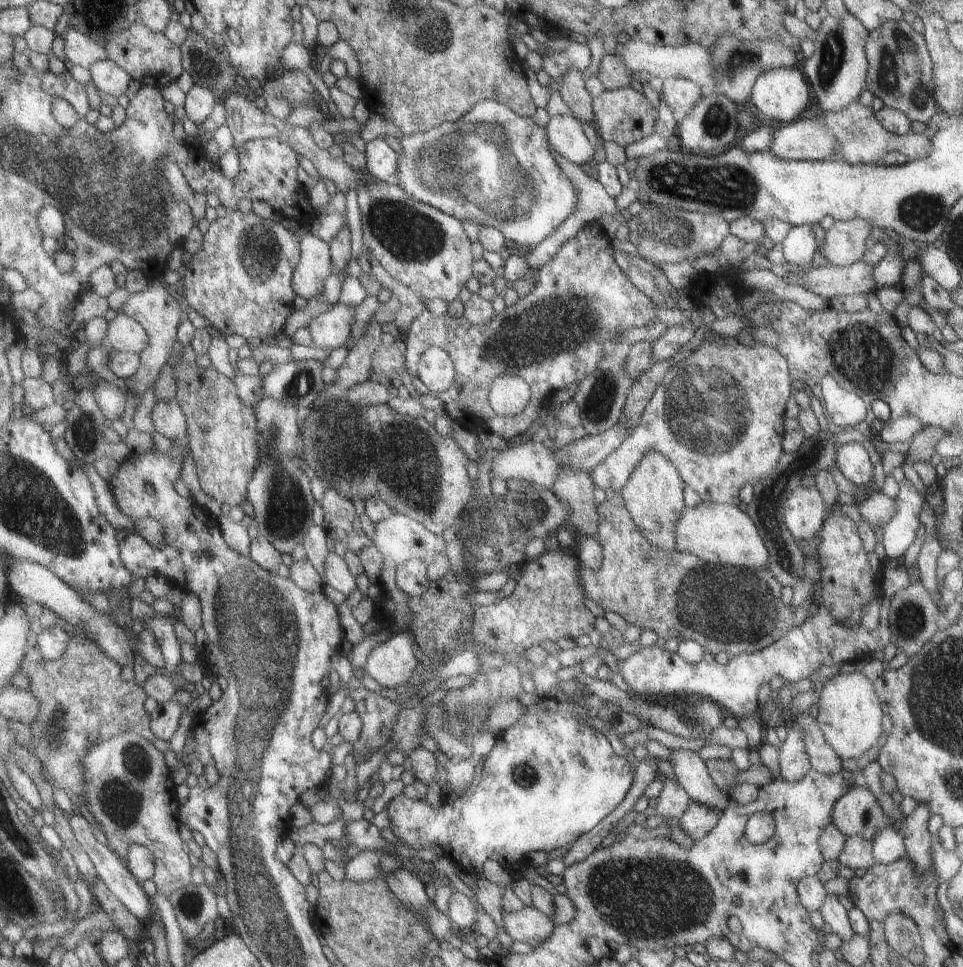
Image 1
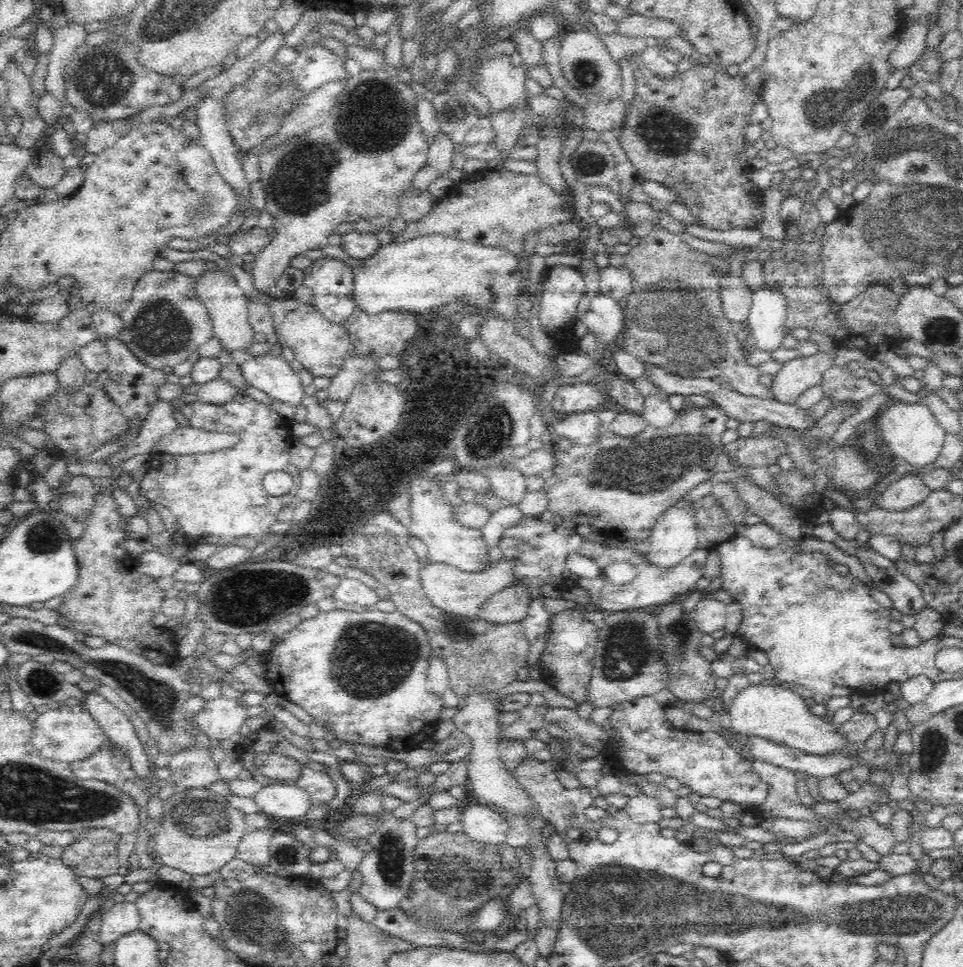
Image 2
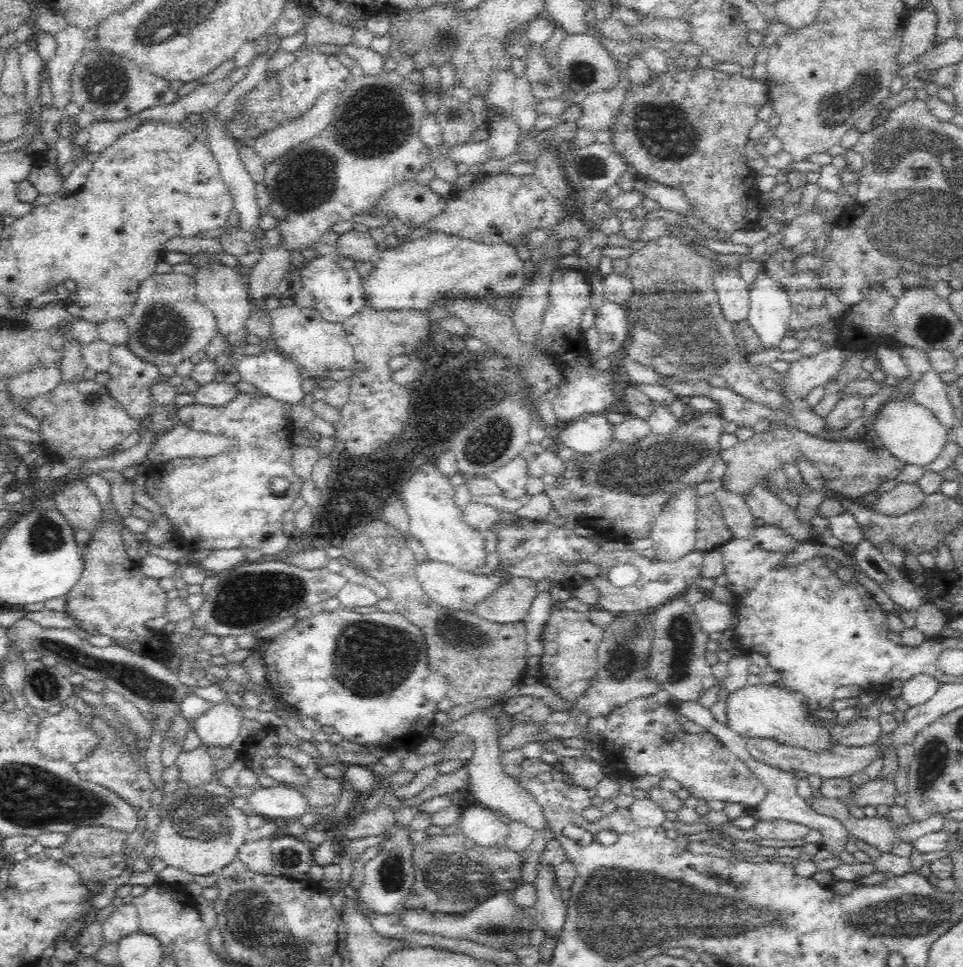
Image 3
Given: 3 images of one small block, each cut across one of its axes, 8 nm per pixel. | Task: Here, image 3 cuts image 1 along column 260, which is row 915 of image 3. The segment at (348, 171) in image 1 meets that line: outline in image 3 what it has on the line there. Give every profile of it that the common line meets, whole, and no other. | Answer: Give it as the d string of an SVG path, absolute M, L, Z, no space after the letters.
M116 903L116 908L104 920L102 941L116 943L120 938L139 932L139 916L133 903Z

